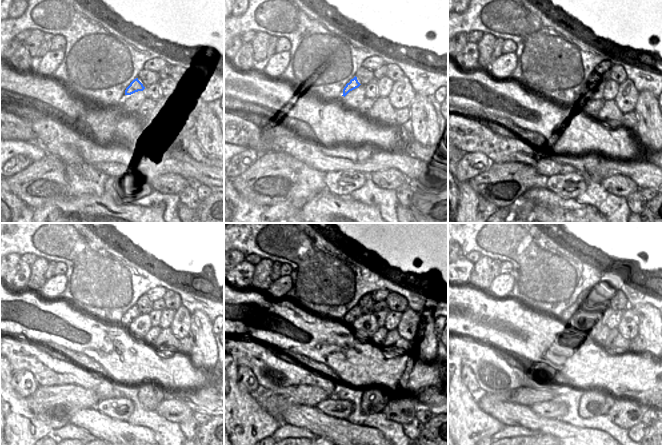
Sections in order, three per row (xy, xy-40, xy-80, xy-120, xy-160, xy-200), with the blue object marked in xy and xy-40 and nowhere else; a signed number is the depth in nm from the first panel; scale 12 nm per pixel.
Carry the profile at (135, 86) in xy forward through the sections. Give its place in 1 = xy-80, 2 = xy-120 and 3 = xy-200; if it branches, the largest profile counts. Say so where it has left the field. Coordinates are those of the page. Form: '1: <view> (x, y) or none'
1: xy-80 (565, 97)
2: xy-120 (131, 314)
3: xy-200 (568, 315)

